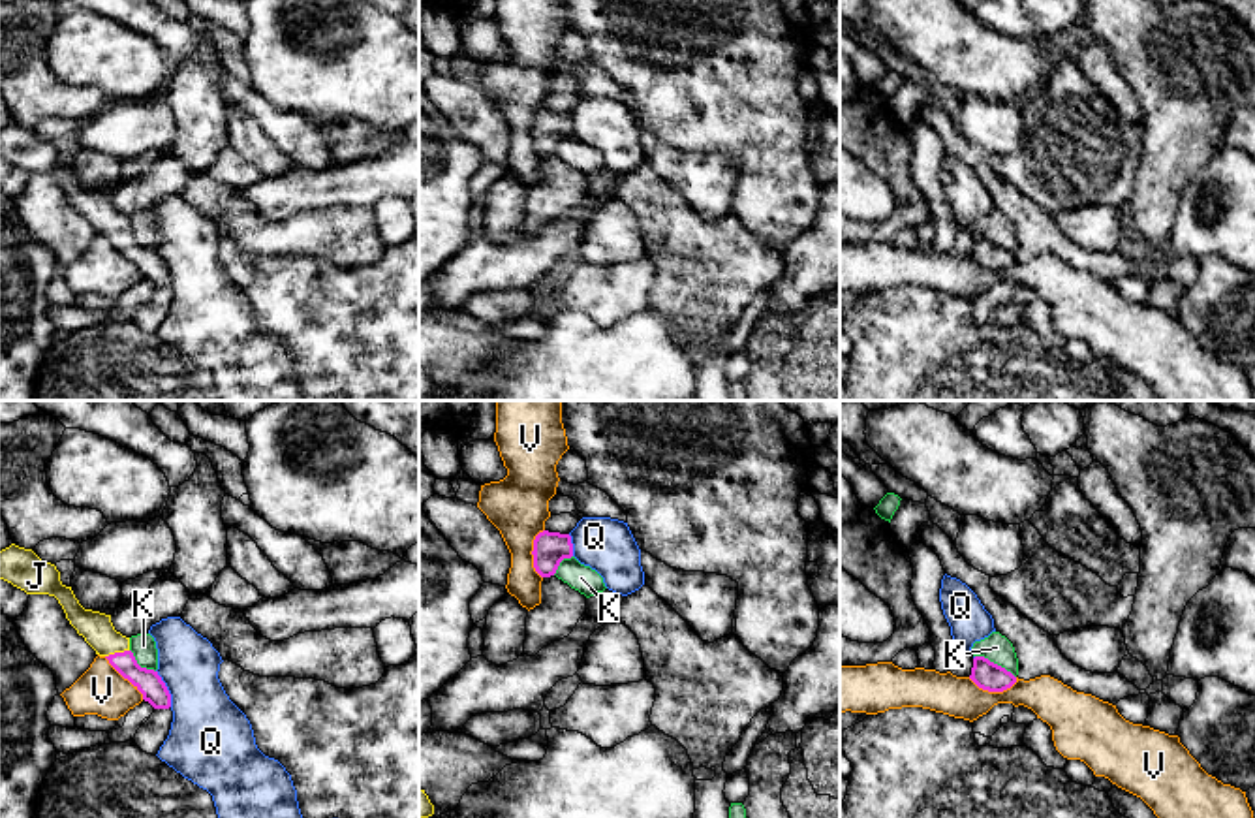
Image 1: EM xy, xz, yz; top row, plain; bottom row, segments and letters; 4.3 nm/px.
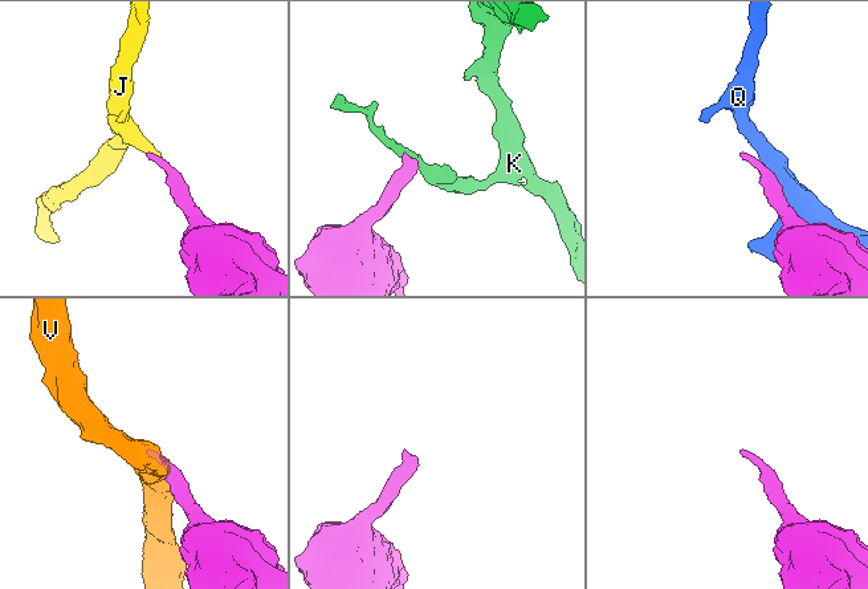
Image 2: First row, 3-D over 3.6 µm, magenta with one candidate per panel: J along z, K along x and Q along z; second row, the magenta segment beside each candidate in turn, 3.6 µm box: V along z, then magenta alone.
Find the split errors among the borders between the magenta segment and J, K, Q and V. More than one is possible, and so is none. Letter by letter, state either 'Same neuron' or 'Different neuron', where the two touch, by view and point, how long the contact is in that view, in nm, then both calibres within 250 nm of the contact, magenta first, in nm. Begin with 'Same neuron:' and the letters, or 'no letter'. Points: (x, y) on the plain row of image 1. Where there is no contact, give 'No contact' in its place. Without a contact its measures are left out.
Same neuron: J
J: Same neuron. Touches magenta at xy (117, 232). Shared border 110 nm. Thickness 110 nm (magenta) against 140 nm
K: Different neuron. Touches magenta at yz (996, 243). Shared border 200 nm. Thickness 120 nm (magenta) against 120 nm
Q: Different neuron. Touches magenta at xy (166, 267). Shared border 170 nm. Thickness 110 nm (magenta) against 320 nm
V: Different neuron. Touches magenta at yz (992, 269). Shared border 220 nm. Thickness 120 nm (magenta) against 180 nm

